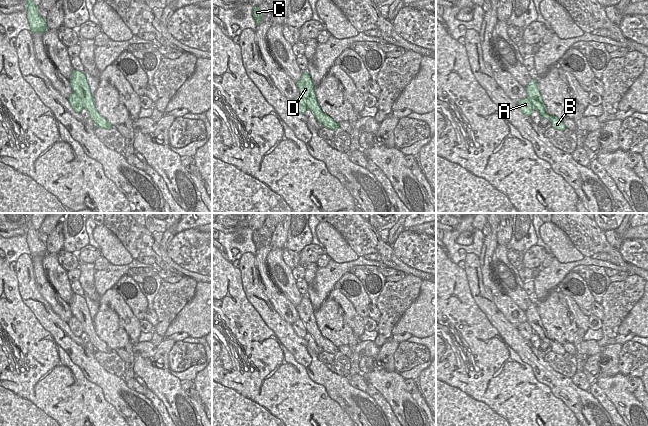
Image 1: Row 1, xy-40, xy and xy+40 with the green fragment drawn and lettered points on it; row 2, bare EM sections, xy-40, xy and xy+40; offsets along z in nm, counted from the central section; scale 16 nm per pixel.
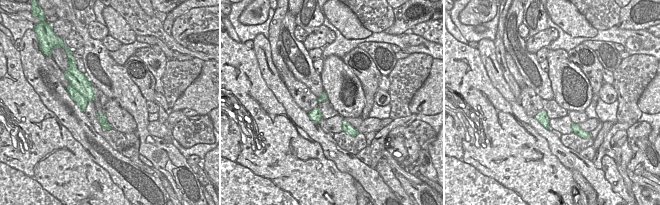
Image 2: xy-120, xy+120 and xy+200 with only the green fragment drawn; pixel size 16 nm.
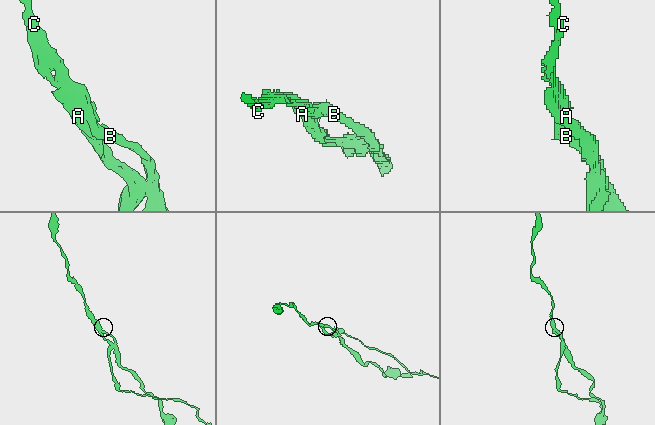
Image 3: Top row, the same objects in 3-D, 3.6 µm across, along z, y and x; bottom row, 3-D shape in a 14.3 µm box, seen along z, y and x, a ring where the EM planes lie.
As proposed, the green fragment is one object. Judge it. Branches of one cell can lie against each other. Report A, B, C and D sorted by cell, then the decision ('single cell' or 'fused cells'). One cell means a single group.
groups A / B C D; fused cells

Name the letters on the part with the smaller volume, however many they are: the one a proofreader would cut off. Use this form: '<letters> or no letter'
A.

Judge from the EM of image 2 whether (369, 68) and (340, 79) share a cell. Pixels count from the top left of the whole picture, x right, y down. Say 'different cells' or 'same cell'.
different cells

